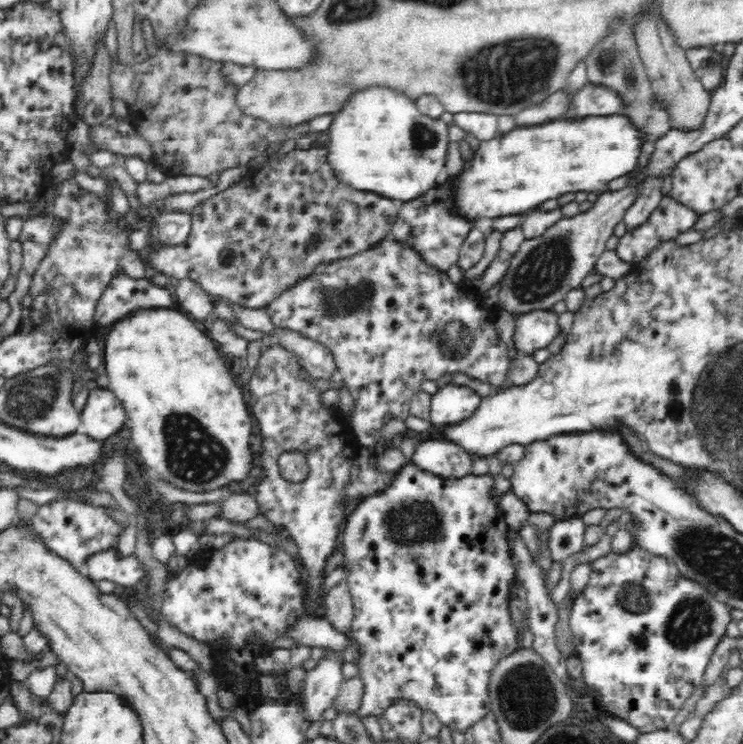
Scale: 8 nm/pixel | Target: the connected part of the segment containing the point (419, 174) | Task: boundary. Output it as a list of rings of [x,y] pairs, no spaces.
[[[356,88],[339,101],[339,108],[332,114],[330,126],[326,128],[328,140],[324,149],[327,151],[326,163],[342,185],[355,191],[376,192],[392,200],[414,200],[436,184],[447,154],[448,124],[441,119],[424,116],[411,98],[398,94],[392,88]]]

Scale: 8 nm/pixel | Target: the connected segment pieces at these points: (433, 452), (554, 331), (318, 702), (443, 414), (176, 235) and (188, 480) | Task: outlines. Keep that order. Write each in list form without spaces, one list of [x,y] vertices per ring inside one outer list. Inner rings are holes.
[[[430,439],[418,441],[410,459],[417,469],[448,478],[470,473],[474,456],[458,443]]]
[[[553,309],[523,313],[515,322],[515,348],[519,354],[532,355],[547,347],[559,332],[559,314]]]
[[[327,650],[327,657],[320,660],[316,668],[307,671],[302,705],[308,727],[320,722],[322,714],[333,706],[333,701],[339,696],[338,688],[344,680],[341,663],[341,655]]]
[[[446,385],[431,396],[428,421],[434,430],[445,433],[470,420],[481,400],[469,388]]]
[[[161,209],[154,218],[153,234],[165,244],[178,244],[188,238],[191,228],[191,214],[182,211]]]
[[[174,304],[168,308],[162,307],[146,307],[140,306],[132,312],[128,312],[124,318],[118,318],[118,322],[114,326],[110,326],[112,330],[106,334],[106,344],[103,346],[103,365],[106,366],[106,376],[110,388],[108,390],[116,394],[118,401],[122,403],[125,411],[128,414],[128,419],[131,424],[132,440],[136,445],[138,454],[143,460],[144,466],[154,468],[156,472],[151,472],[156,478],[164,480],[166,483],[174,484],[180,489],[188,490],[189,492],[204,493],[212,490],[226,487],[232,481],[242,481],[251,468],[251,417],[249,409],[243,400],[241,389],[235,384],[234,375],[226,368],[225,362],[221,360],[219,350],[215,342],[207,335],[201,326],[194,324],[188,319]]]

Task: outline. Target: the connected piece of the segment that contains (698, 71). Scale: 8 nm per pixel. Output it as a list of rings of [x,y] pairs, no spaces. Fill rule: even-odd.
[[[693,48],[685,52],[686,61],[692,67],[694,76],[709,92],[719,87],[725,74],[725,56],[720,56],[713,48]],[[724,58],[724,64],[722,64]]]

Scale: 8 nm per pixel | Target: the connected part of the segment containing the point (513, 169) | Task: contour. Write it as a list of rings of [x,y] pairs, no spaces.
[[[622,115],[565,117],[546,124],[517,126],[506,133],[500,133],[490,140],[480,141],[476,151],[464,159],[462,172],[448,178],[450,192],[450,212],[454,216],[466,218],[472,224],[478,220],[490,220],[500,216],[517,214],[523,216],[546,200],[559,198],[566,192],[593,192],[602,190],[604,184],[616,176],[632,173],[640,154],[642,137]]]

